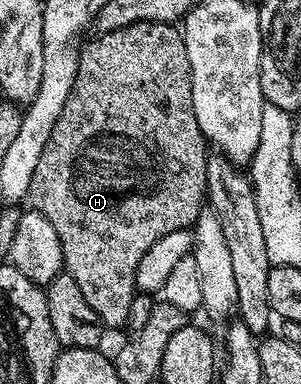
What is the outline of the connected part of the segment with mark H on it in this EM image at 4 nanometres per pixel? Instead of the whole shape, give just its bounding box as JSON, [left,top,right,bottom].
[29,23,209,329]

